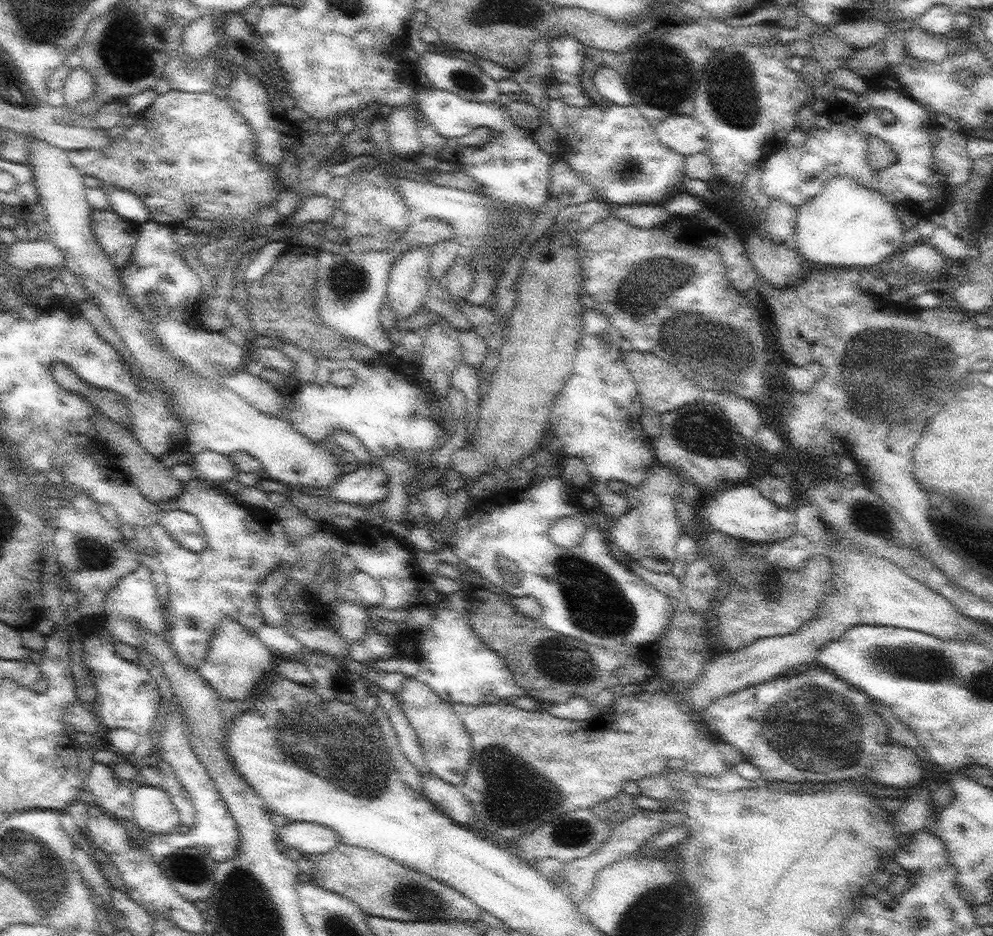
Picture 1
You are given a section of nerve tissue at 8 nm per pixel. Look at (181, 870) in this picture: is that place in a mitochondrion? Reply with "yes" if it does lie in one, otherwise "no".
yes

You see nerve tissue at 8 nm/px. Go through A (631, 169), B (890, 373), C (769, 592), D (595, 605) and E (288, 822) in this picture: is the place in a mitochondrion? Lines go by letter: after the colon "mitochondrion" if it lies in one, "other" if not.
A: mitochondrion
B: mitochondrion
C: mitochondrion
D: mitochondrion
E: other

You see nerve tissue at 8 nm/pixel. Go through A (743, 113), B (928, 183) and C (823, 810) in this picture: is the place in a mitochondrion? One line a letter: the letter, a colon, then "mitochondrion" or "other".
A: mitochondrion
B: other
C: other

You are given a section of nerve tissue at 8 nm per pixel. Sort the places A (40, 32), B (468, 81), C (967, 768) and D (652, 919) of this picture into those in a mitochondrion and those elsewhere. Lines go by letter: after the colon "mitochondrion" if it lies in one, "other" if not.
A: mitochondrion
B: mitochondrion
C: other
D: mitochondrion

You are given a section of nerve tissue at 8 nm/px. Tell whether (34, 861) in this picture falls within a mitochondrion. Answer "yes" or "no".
yes

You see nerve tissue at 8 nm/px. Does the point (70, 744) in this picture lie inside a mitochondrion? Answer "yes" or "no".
no

